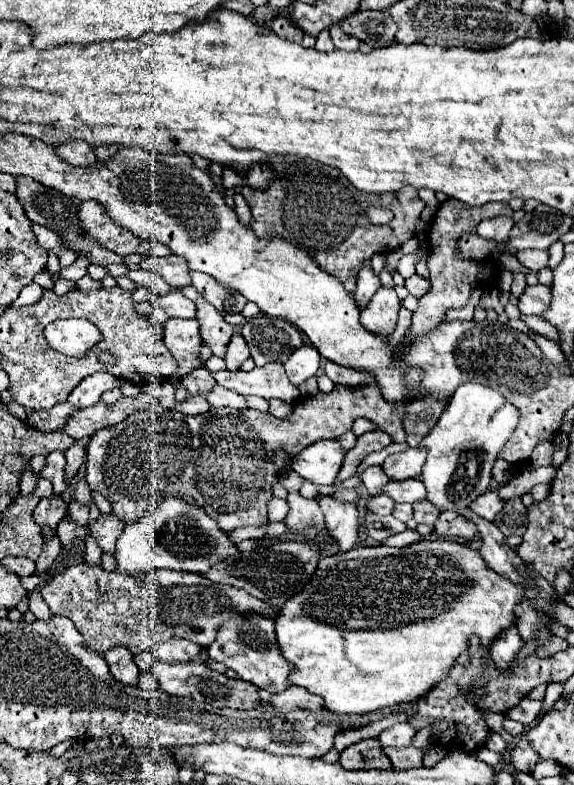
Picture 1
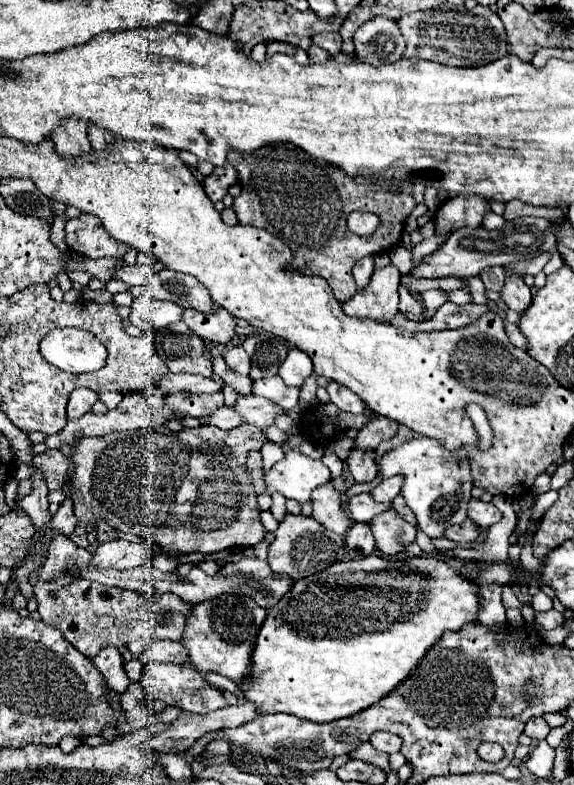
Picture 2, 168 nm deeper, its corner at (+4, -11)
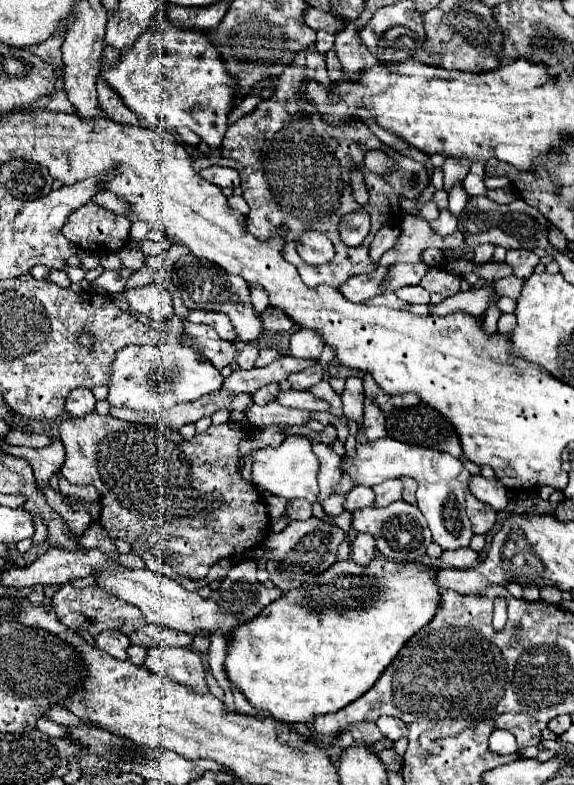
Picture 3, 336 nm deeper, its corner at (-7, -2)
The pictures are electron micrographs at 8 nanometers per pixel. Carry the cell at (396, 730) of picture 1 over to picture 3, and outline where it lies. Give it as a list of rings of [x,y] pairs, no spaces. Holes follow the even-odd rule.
[[[378,717],[376,725],[378,725],[380,733],[384,737],[388,737],[390,741],[396,741],[396,739],[408,735],[408,727],[404,725],[404,721],[400,721],[396,717]]]

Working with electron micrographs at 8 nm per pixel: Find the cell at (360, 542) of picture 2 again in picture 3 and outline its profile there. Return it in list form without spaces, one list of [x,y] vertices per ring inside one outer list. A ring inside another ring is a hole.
[[[360,533],[354,543],[352,543],[352,555],[350,559],[358,565],[368,565],[372,561],[372,557],[376,555],[376,547],[374,547],[374,541],[372,537],[368,537],[366,533]]]

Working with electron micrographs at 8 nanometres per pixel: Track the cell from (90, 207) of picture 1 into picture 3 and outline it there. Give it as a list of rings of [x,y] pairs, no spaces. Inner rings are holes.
[[[90,201],[68,217],[62,233],[70,243],[88,253],[114,253],[130,239],[130,219]]]

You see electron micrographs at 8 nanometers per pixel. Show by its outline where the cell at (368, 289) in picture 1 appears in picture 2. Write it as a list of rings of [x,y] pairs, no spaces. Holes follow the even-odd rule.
[[[363,258],[353,266],[353,278],[357,282],[357,292],[365,290],[365,284],[371,282],[373,276],[373,258]]]

